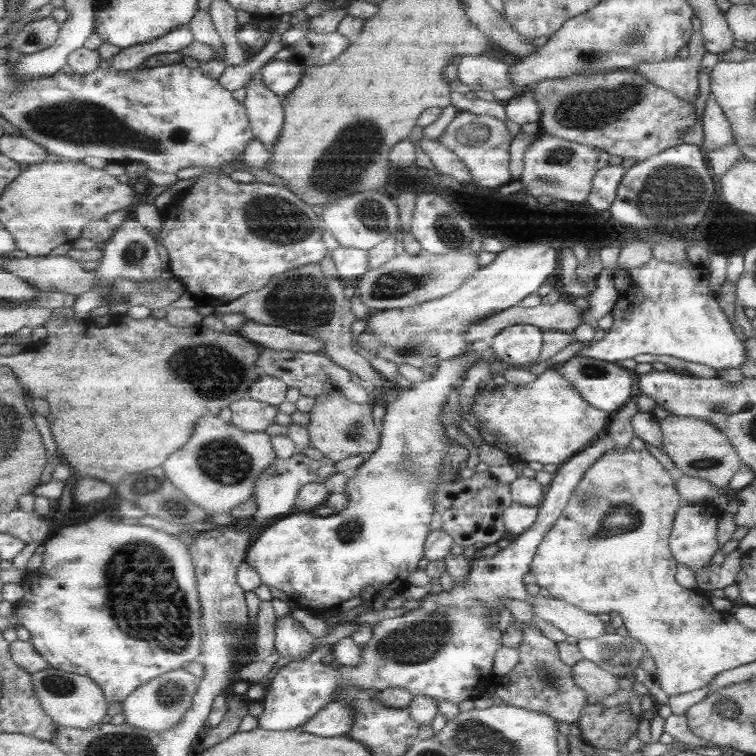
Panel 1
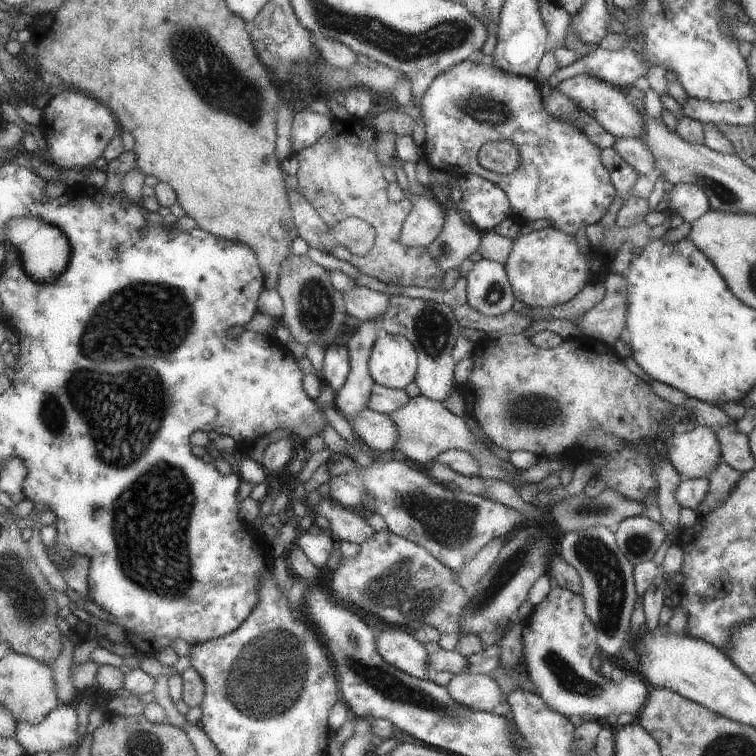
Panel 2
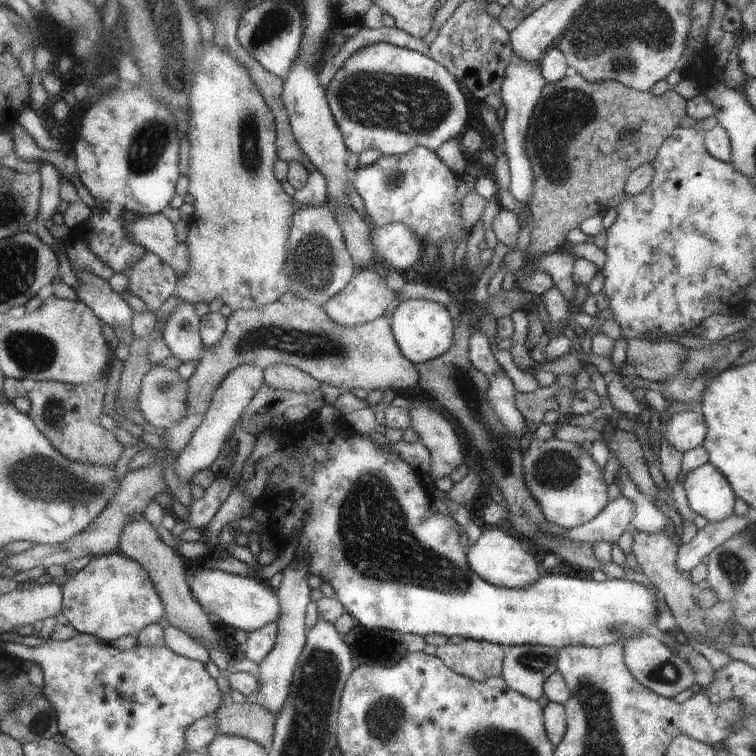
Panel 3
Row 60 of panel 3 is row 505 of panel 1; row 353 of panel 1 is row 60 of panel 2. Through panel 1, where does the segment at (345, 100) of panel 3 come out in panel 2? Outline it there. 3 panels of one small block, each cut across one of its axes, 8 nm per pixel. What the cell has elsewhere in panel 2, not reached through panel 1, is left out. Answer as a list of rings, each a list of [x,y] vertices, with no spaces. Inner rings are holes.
[[[465,60],[441,72],[432,79],[421,97],[421,120],[425,129],[422,142],[423,160],[433,170],[455,179],[467,174],[483,178],[499,188],[519,223],[547,220],[558,232],[574,235],[581,226],[597,223],[614,200],[614,189],[600,162],[600,149],[587,140],[573,120],[549,116],[543,109],[542,98],[534,80],[509,75],[490,66]],[[506,141],[518,155],[517,167],[508,174],[483,169],[477,163],[477,152],[488,143]]]

